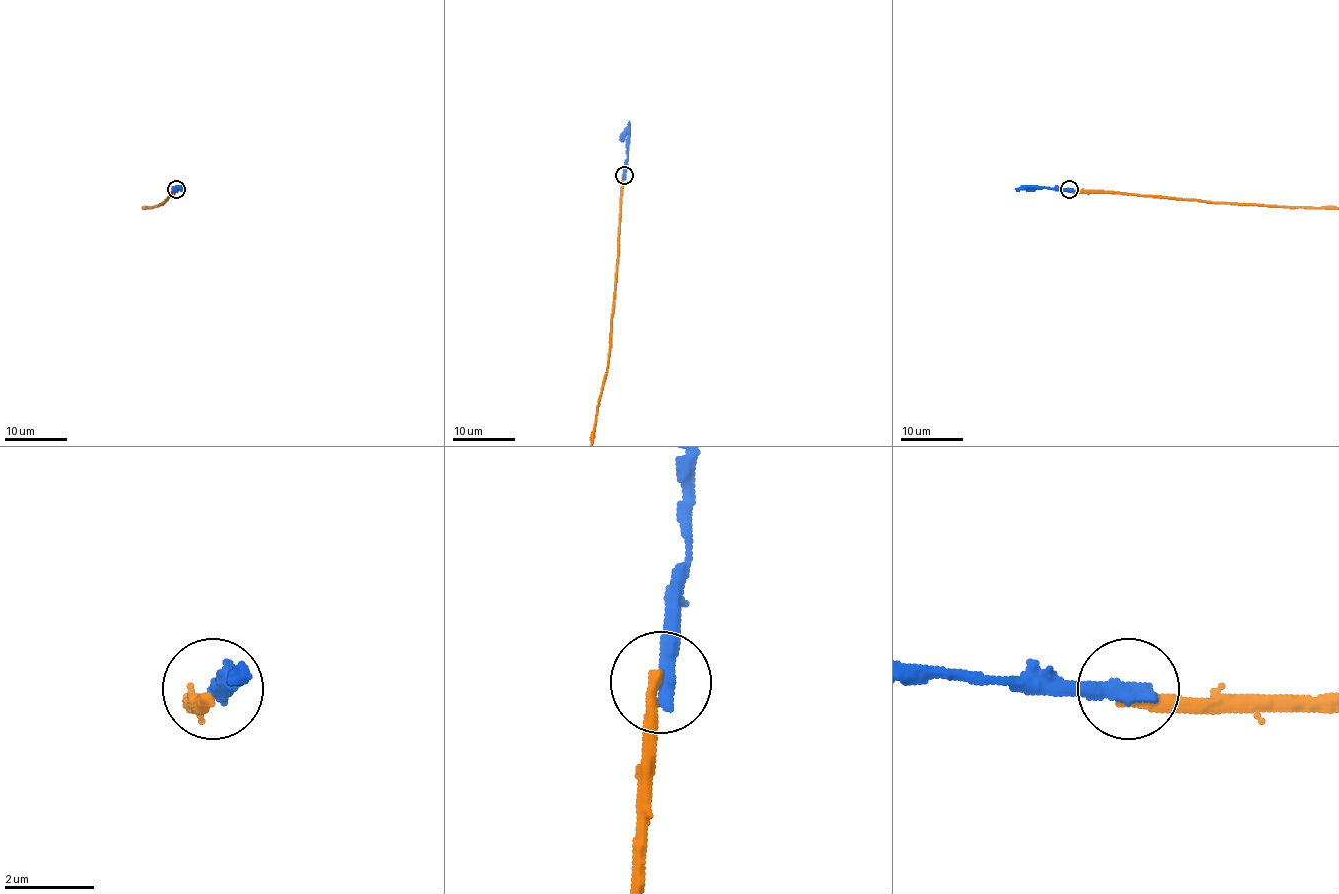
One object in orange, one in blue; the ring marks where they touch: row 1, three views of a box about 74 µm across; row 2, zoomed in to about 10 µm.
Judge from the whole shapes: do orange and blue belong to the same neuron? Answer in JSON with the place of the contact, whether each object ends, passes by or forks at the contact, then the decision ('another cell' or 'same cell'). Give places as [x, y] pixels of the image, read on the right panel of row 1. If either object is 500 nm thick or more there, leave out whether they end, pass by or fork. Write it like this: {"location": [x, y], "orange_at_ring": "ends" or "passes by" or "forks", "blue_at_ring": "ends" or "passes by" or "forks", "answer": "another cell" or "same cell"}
{"location": [1069, 189], "orange_at_ring": "ends", "blue_at_ring": "ends", "answer": "another cell"}

